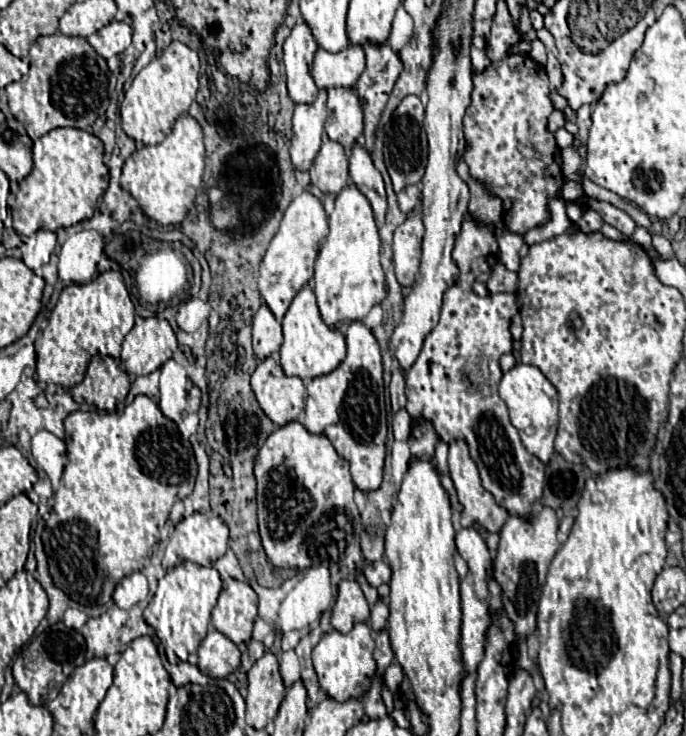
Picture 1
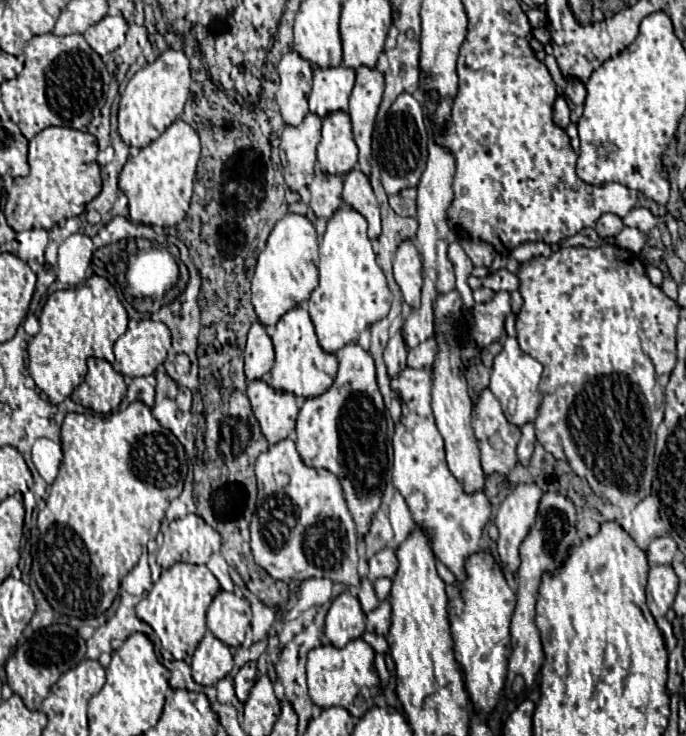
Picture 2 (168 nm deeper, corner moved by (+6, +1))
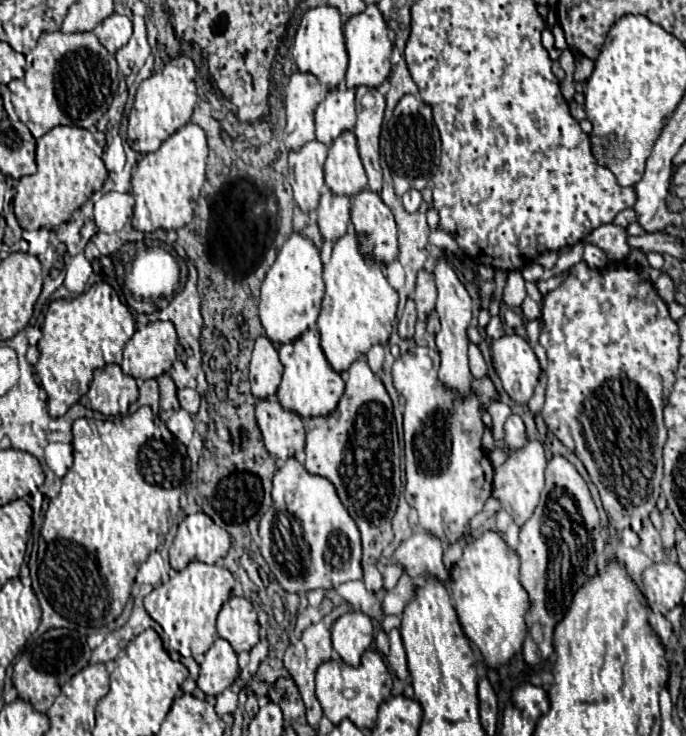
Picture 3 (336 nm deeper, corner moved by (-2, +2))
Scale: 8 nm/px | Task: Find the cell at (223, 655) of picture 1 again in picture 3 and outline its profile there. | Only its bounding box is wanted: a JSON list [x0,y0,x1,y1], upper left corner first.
[198,639,240,695]

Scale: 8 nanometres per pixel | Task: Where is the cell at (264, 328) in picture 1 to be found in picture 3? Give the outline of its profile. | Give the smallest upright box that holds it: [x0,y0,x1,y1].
[250,335,282,399]

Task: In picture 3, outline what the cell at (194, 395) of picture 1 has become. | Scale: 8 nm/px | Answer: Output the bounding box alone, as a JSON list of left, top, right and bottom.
[178,389,200,415]

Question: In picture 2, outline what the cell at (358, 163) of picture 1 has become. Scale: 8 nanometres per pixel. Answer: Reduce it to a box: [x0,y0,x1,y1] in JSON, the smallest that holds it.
[344,170,380,240]

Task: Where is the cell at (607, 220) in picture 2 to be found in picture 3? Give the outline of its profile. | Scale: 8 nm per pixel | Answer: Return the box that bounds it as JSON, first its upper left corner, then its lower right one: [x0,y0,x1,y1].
[584,223,630,261]

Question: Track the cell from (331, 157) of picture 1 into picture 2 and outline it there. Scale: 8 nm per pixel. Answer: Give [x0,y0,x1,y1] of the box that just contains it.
[310,176,342,218]

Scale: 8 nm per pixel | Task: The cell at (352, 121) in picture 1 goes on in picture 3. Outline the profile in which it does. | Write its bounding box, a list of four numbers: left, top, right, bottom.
[324,131,368,195]

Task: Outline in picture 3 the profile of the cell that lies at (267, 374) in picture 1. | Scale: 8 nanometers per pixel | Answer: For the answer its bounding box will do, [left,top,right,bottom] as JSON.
[256,397,304,459]

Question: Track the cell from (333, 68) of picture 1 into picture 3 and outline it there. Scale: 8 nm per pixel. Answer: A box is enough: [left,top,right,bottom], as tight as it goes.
[316,87,356,145]

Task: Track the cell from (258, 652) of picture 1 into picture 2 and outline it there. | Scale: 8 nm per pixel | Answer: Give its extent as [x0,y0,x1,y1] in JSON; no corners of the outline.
[234,661,256,702]

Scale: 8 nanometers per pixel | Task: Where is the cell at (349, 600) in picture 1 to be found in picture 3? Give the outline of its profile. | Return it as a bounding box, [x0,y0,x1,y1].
[332,611,374,665]

